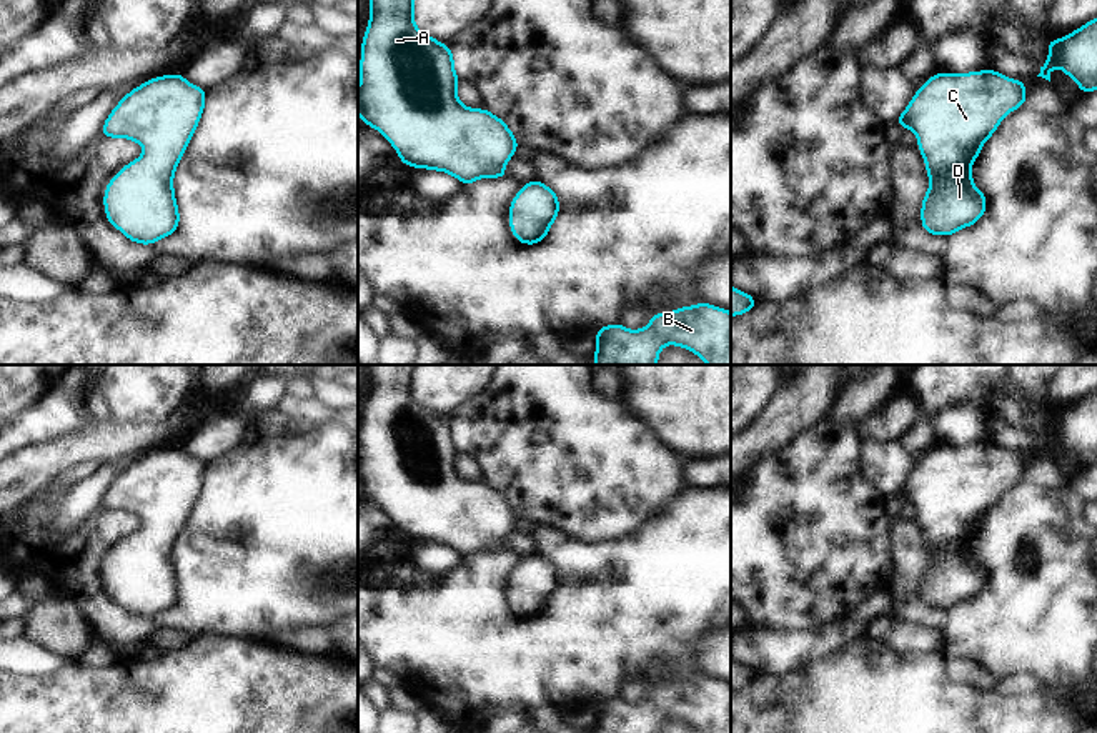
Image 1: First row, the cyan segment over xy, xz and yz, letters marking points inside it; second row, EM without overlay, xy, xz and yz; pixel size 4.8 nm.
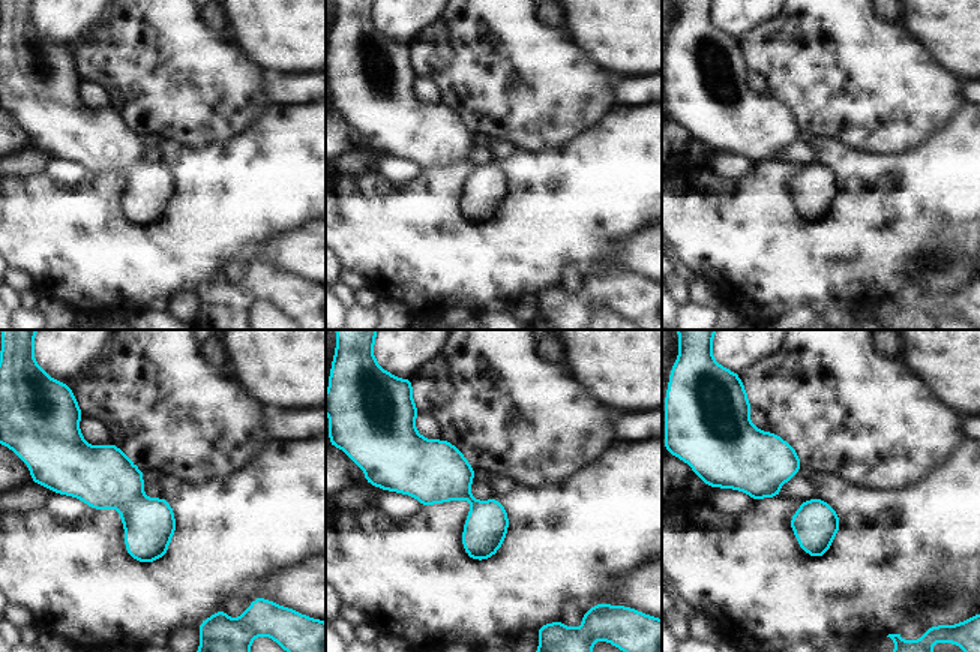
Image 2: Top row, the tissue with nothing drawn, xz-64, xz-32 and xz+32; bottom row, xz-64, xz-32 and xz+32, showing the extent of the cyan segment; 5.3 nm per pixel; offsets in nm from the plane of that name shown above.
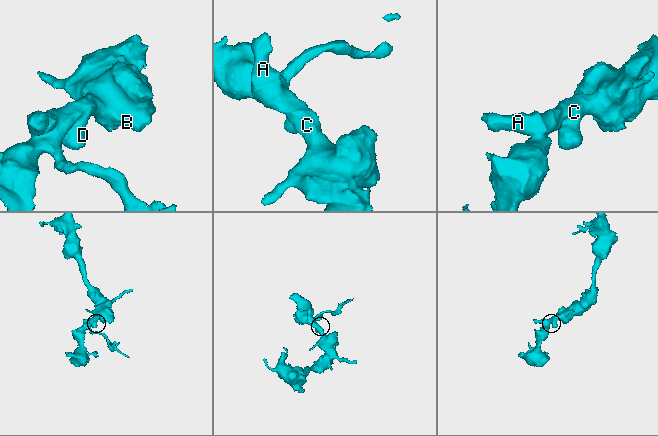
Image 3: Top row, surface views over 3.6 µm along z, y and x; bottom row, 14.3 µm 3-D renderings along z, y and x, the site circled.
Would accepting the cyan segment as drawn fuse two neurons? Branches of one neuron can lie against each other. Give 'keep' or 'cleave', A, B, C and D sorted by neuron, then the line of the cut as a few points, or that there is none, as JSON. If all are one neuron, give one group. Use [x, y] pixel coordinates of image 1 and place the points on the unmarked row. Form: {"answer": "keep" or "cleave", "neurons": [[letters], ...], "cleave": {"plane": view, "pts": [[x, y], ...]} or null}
{"answer": "keep", "neurons": [["A", "B", "C", "D"]], "cleave": null}

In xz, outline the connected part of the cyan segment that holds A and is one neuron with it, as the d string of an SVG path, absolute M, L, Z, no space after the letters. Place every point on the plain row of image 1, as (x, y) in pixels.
M370 365L370 393L361 413L358 488L413 541L444 545L463 558L481 551L508 551L504 538L519 515L508 496L486 481L469 481L458 471L458 446L449 418L414 396L419 365Z

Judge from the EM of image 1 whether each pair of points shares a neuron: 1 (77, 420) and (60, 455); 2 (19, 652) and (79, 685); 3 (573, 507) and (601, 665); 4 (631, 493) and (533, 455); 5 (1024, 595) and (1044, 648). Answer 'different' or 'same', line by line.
1: different
2: different
3: different
4: same
5: same

